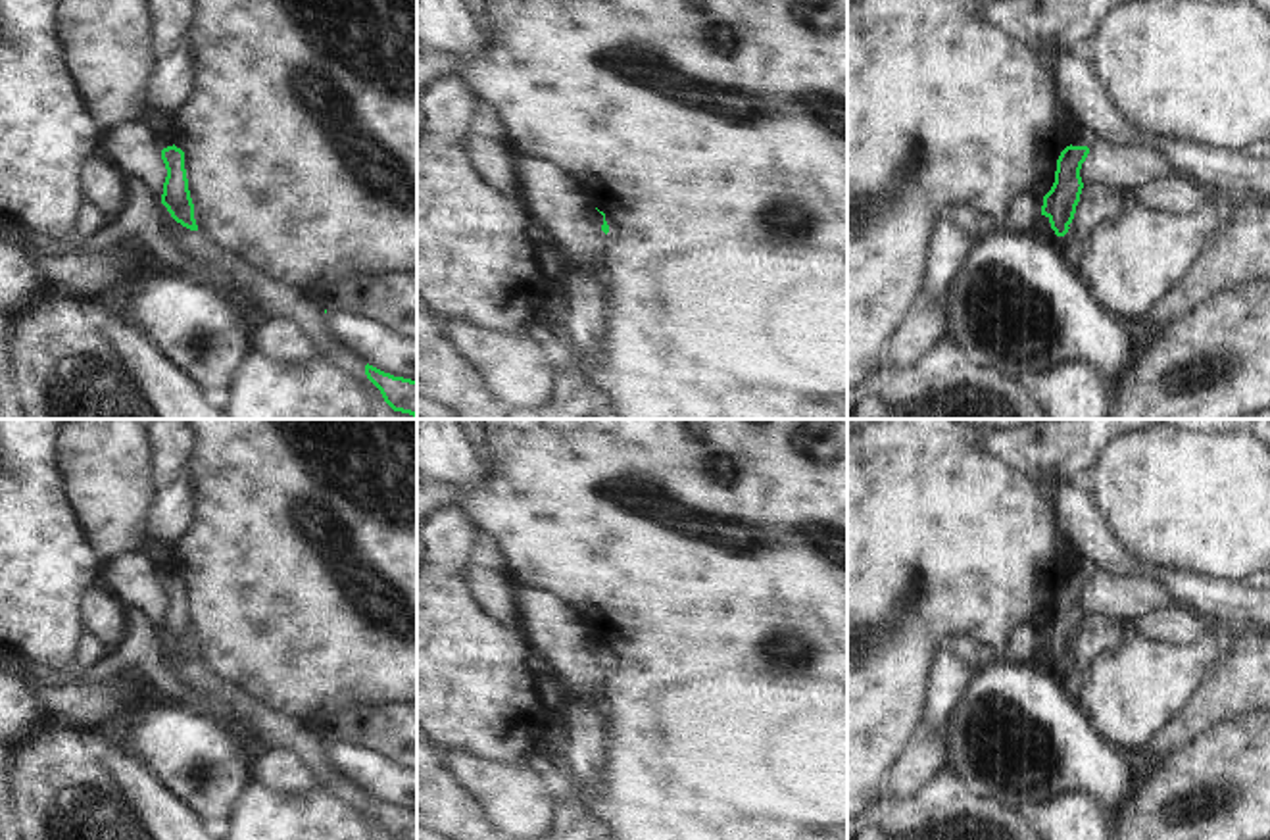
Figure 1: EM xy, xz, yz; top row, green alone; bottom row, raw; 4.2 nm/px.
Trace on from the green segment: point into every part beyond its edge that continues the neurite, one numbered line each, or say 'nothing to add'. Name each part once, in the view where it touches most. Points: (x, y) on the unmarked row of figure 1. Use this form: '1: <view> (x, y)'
nothing to add

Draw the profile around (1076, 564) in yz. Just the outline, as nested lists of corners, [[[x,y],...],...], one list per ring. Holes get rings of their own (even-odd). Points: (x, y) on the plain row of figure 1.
[[[1064,538],[1061,544],[1068,557],[1070,575],[1072,577],[1087,577],[1091,567],[1086,563],[1086,559],[1080,556],[1080,552],[1068,542],[1068,538]]]

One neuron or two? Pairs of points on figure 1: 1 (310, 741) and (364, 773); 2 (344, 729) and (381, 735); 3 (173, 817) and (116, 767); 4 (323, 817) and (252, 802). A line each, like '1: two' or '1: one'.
1: two
2: one
3: one
4: one

